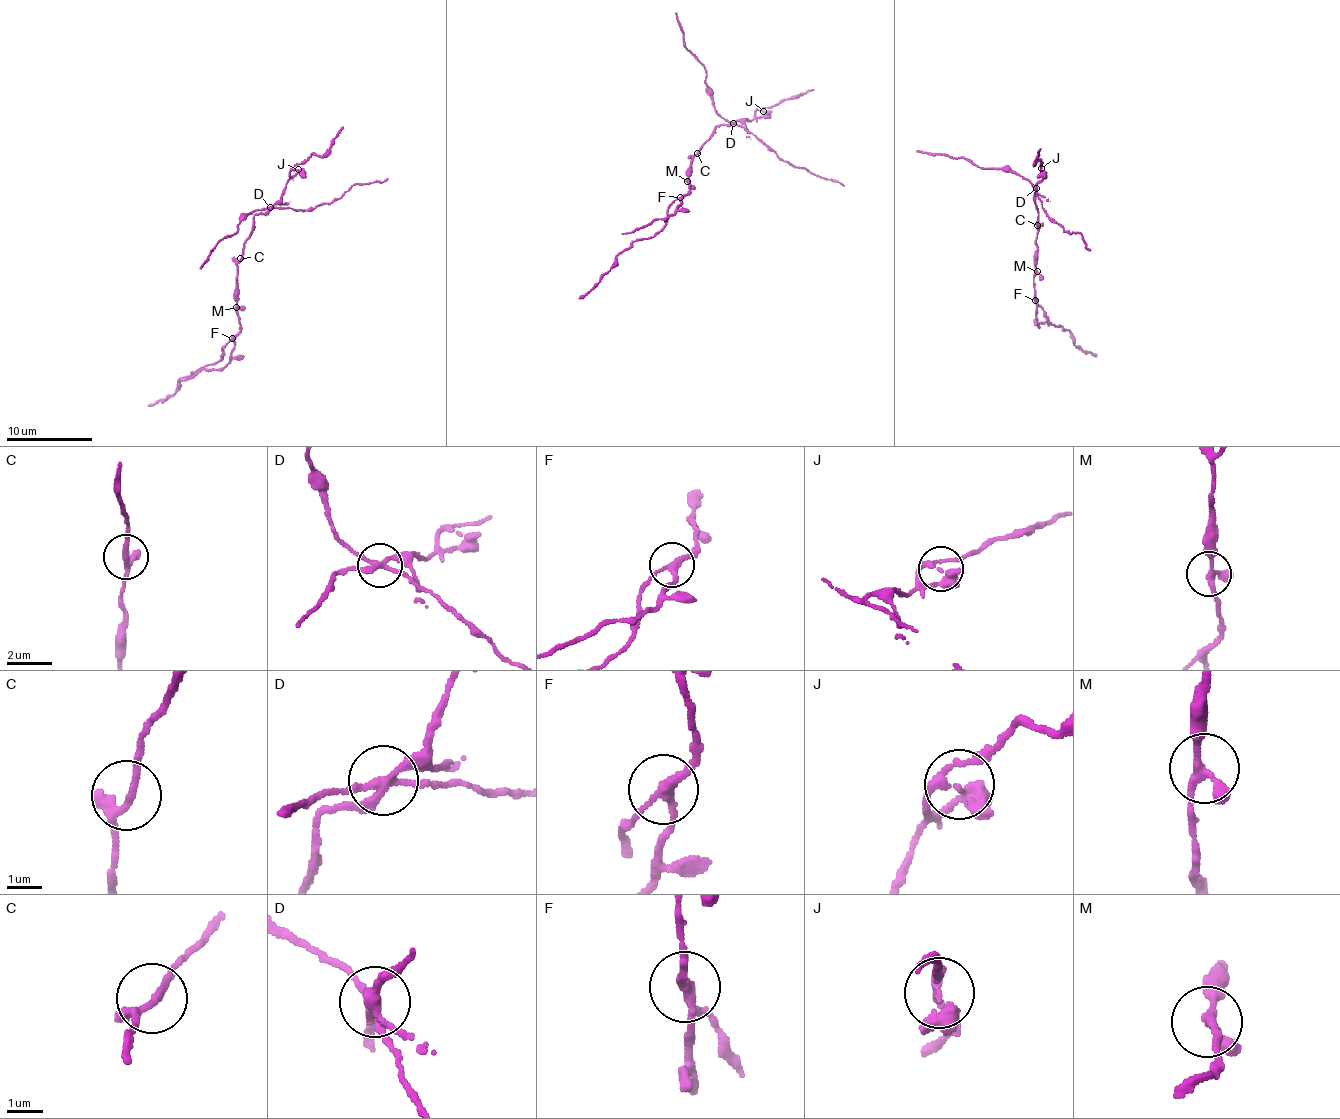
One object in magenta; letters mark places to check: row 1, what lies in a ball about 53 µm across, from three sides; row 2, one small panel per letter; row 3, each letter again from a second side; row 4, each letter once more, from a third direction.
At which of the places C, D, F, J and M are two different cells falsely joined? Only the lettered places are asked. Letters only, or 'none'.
D, F

